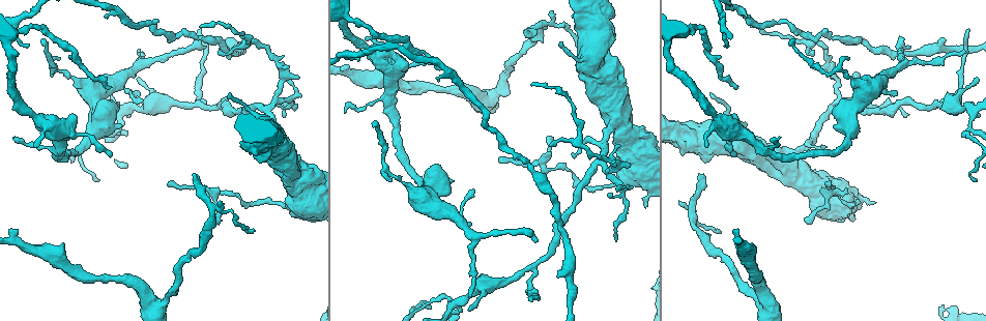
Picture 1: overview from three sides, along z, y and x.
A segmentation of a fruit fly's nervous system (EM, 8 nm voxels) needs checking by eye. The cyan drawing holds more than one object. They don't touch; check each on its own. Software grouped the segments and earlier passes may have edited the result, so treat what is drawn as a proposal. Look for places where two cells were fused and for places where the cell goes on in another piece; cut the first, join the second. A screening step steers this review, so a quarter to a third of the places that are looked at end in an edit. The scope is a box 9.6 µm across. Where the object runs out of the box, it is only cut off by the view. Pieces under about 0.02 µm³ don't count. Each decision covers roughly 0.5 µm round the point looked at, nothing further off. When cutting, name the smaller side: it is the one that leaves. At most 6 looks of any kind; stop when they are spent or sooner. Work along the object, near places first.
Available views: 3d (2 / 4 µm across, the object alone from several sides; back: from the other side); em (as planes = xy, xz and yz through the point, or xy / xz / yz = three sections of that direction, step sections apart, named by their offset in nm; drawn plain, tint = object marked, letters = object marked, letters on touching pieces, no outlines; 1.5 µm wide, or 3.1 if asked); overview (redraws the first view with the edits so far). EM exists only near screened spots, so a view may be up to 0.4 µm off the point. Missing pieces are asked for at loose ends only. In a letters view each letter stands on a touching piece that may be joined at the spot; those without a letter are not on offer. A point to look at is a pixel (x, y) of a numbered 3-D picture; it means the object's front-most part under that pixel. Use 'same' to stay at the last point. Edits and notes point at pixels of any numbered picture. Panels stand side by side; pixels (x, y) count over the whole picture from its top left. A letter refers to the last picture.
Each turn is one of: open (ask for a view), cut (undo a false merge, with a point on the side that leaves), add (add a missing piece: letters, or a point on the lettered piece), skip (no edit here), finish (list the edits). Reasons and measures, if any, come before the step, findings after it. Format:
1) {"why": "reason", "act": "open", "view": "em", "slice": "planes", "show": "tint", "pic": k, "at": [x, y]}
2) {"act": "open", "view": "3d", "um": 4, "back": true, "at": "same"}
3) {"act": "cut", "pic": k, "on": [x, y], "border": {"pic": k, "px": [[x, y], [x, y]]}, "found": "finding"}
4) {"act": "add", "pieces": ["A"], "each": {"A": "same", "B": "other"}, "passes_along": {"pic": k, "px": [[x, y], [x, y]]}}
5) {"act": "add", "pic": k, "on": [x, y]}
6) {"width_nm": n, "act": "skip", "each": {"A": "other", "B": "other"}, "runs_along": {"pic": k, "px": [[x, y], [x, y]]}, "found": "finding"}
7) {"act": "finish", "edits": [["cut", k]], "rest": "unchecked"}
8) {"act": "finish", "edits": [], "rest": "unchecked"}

{"why": "long arm stops here", "act": "open", "view": "em", "slice": "planes", "show": "tint", "pic": 1, "at": [734, 89]}

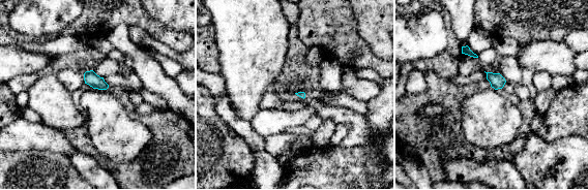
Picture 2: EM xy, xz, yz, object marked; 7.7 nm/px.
{"why": "see the neighbours", "act": "open", "view": "em", "slice": "planes", "show": "letters", "at": "same"}

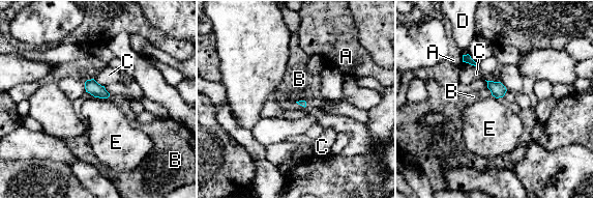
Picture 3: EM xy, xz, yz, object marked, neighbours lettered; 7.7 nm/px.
{"act": "skip", "each": {"A": "other", "B": "other", "C": "other", "D": "other", "E": "other"}, "border": {"pic": 3, "px": [[93, 95], [106, 98]]}, "found": "none of them fits"}

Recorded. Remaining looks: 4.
{"why": "an open end", "act": "open", "view": "3d", "um": 2, "pic": 1, "at": [789, 43]}

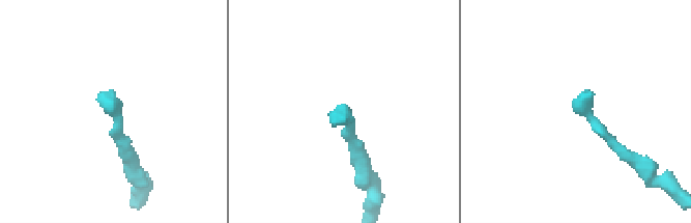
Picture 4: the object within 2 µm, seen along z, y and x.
{"why": "shape alone is not enough", "act": "open", "view": "em", "slice": "xy", "step": 4, "show": "letters", "pic": 4, "at": [577, 98]}

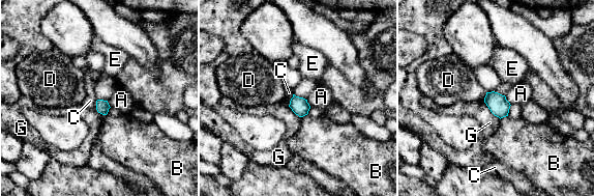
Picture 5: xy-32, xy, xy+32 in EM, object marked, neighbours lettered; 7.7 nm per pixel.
{"width_nm": 100, "act": "skip", "each": {"A": "other", "B": "other", "C": "other", "D": "other", "E": "other", "G": "other"}, "border": {"pic": 5, "px": [[96, 100], [96, 110], [105, 115]]}, "found": "no lettered piece goes on from it"}

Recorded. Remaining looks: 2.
{"why": "abrupt turn", "act": "open", "view": "em", "slice": "xz", "step": 8, "show": "tint", "pic": 1, "at": [691, 30]}

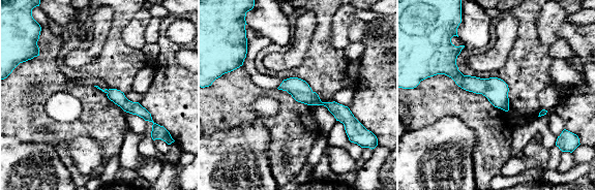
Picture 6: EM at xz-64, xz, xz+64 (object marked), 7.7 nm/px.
{"act": "open", "view": "em", "slice": "planes", "show": "letters", "at": "same"}

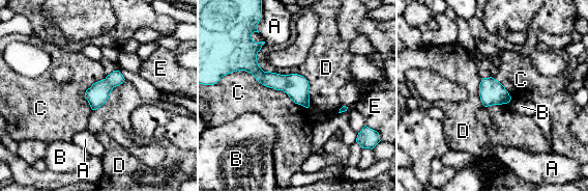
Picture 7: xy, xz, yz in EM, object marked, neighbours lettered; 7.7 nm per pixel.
{"width_nm": 170, "act": "skip", "each": {"A": "other", "B": "other", "C": "other", "D": "other", "E": "other"}, "border": {"pic": 7, "px": [[270, 71], [300, 74], [310, 105]]}, "found": "one cell here"}

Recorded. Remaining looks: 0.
{"act": "finish", "edits": [], "rest": "unchecked"}

